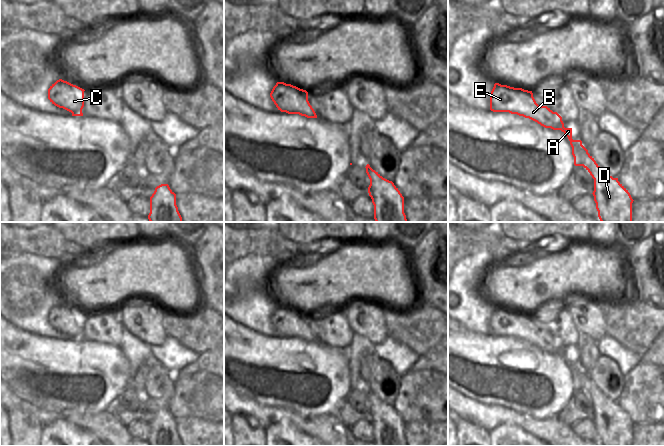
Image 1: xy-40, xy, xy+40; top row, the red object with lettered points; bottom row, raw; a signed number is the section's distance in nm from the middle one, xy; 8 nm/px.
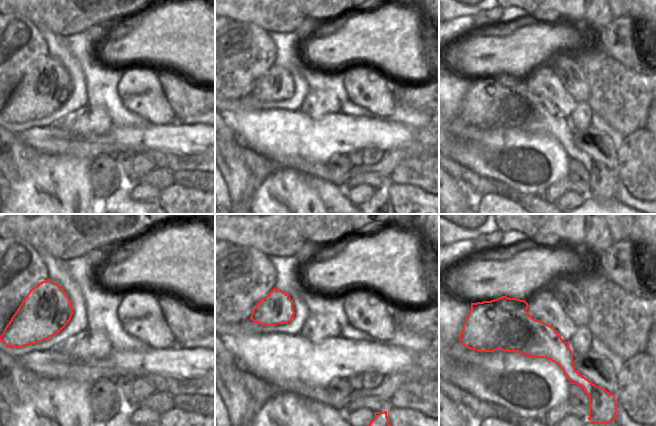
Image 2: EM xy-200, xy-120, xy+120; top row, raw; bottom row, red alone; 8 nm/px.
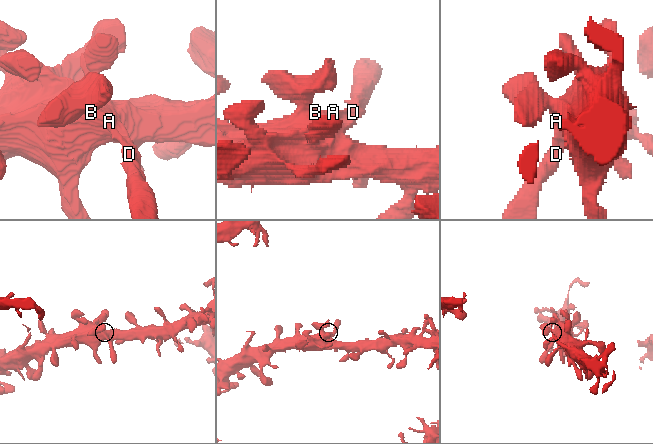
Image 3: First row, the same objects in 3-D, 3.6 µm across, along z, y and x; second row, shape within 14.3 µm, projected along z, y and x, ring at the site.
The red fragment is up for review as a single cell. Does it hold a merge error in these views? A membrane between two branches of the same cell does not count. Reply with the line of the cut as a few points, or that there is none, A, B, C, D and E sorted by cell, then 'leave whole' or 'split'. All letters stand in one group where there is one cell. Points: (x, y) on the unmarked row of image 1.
no cut; A B C D E; leave whole

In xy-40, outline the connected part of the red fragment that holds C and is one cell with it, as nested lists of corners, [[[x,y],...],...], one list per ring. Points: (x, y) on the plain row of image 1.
[[[62,303],[57,304],[48,313],[48,323],[52,328],[72,337],[83,340],[84,313]]]

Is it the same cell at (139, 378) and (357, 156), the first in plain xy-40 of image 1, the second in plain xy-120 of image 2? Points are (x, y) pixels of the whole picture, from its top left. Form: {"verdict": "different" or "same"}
{"verdict": "same"}

